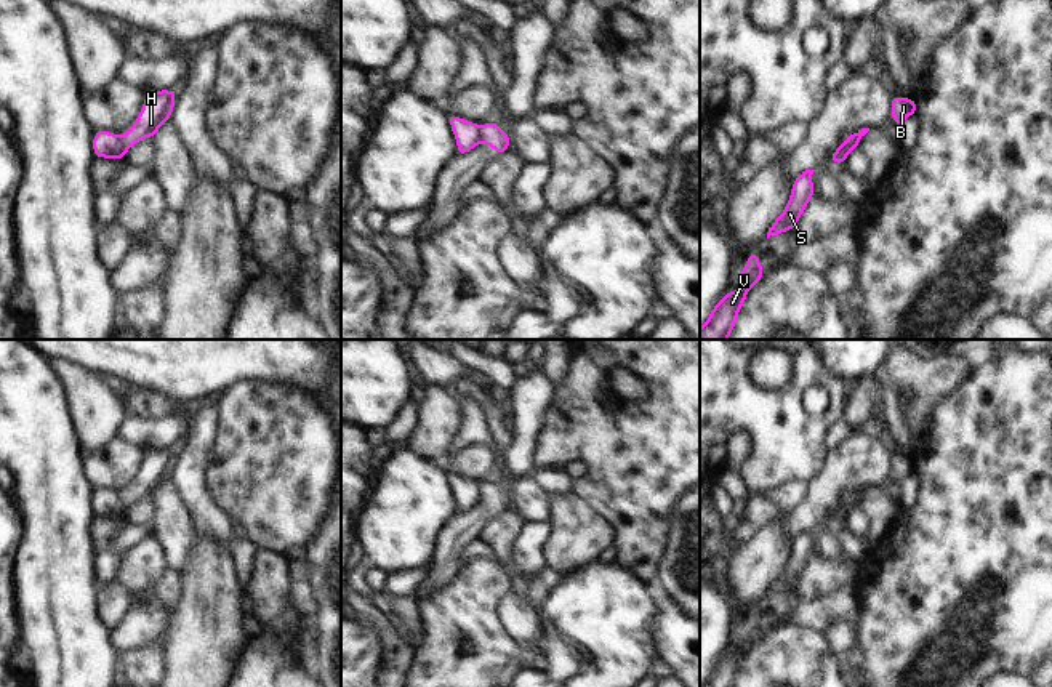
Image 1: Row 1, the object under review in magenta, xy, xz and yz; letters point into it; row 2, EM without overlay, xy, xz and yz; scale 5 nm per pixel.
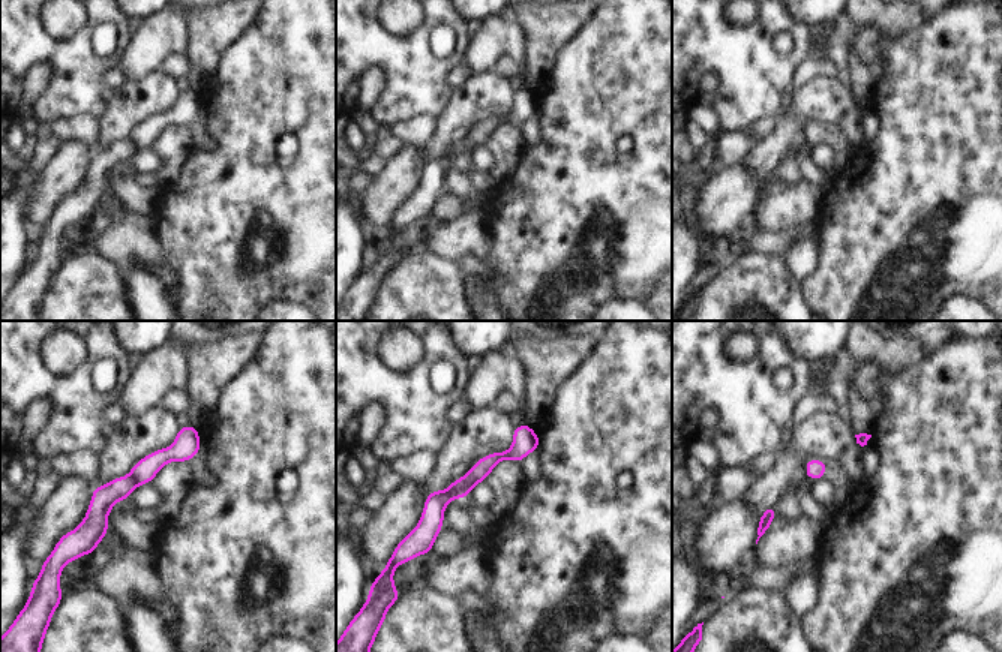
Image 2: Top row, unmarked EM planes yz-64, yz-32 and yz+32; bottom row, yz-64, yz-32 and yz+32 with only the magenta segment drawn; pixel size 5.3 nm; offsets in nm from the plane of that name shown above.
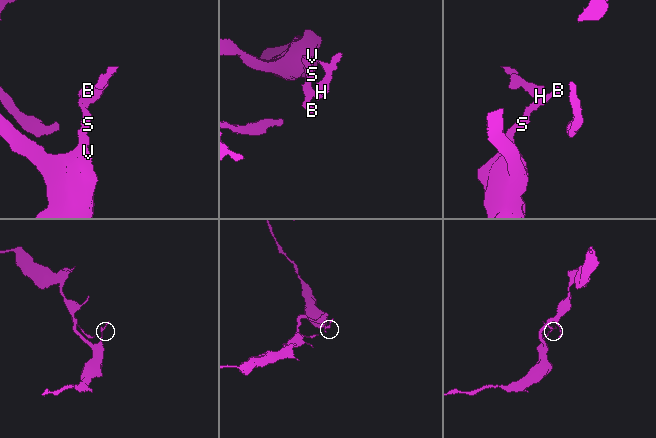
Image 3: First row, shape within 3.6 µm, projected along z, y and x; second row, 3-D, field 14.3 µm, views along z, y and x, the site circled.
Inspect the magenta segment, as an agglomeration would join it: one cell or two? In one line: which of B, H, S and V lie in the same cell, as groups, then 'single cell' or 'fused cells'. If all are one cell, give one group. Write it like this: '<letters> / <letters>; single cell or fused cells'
B S V / H; fused cells

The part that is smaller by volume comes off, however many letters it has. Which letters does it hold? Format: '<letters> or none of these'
H

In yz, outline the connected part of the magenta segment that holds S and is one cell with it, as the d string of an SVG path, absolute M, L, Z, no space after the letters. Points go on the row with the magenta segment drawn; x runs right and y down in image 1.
M805 170L793 179L791 195L783 213L770 224L767 239L770 235L785 234L793 231L801 219L810 199L815 195L812 175L815 170Z

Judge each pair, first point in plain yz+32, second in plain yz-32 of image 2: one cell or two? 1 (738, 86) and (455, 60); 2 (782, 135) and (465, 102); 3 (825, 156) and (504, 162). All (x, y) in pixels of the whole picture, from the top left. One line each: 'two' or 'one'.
1: one
2: one
3: two

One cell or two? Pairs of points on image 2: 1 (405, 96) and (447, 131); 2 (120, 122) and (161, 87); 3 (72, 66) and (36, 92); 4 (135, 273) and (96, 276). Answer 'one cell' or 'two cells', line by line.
1: two cells
2: one cell
3: two cells
4: two cells

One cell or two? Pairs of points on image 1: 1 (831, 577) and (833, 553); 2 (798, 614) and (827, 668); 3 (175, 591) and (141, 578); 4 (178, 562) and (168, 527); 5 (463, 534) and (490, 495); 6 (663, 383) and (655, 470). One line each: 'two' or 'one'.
1: two
2: two
3: two
4: one
5: one
6: one

